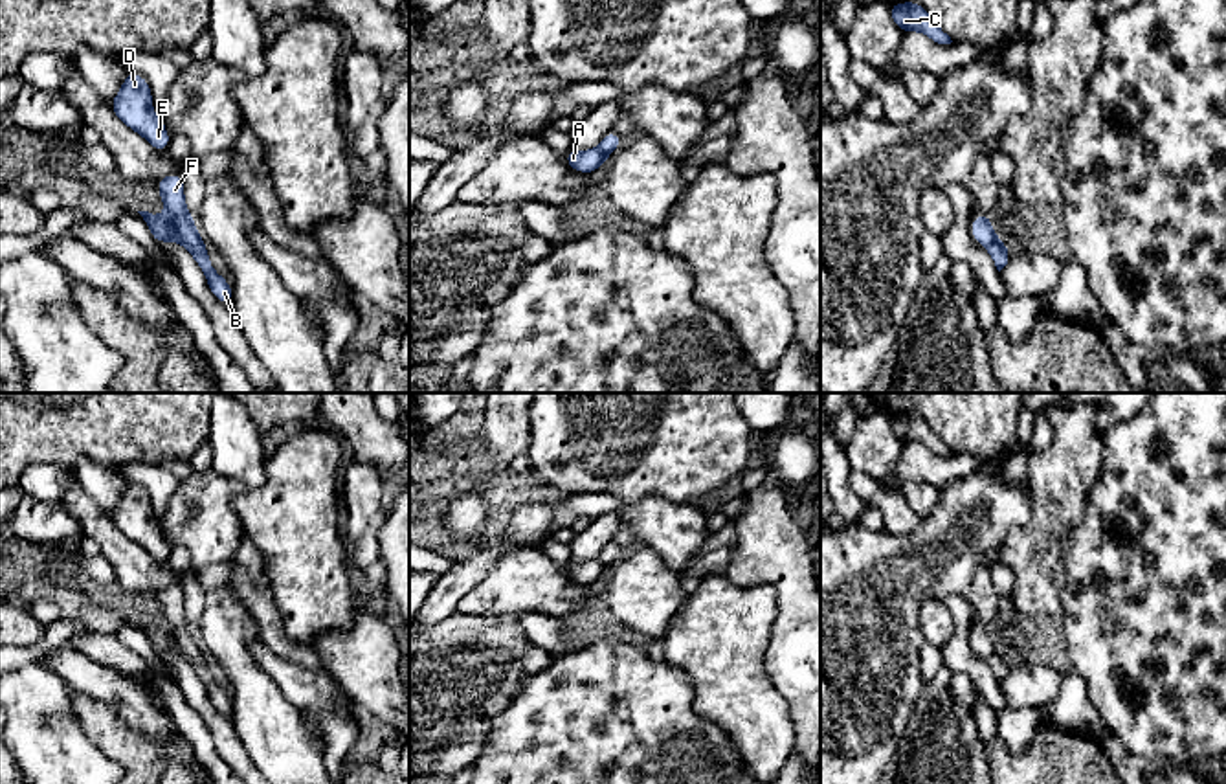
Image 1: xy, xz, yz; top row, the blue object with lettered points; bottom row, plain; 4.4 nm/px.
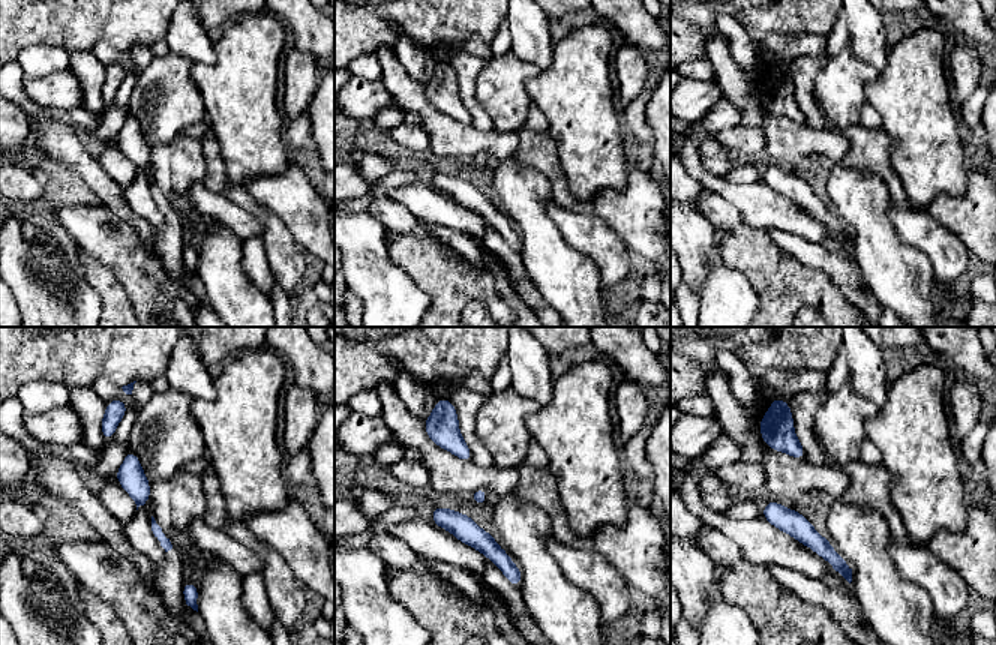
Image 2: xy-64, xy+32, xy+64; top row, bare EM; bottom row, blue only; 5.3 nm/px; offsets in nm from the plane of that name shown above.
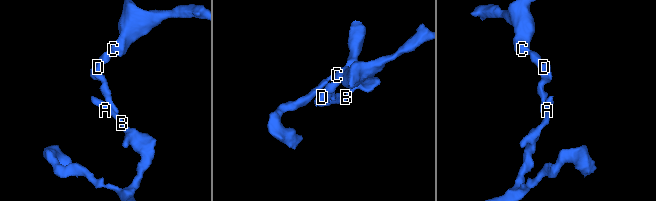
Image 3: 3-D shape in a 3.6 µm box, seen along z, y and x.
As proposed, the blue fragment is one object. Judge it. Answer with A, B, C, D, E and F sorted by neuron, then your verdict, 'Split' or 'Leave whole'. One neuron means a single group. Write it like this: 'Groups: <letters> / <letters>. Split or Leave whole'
Groups: A B / C D E F. Split

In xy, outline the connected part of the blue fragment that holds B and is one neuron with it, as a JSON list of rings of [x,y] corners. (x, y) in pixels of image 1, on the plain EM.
[[[138,622],[143,632],[147,633],[154,652],[163,657],[167,650],[174,650],[180,657],[187,659],[195,670],[195,674],[202,679],[206,692],[209,696],[209,701],[213,707],[224,714],[226,718],[233,716],[233,705],[231,696],[215,683],[207,665],[195,663],[180,646],[180,643],[174,639],[173,632],[169,628],[158,628],[149,622]]]

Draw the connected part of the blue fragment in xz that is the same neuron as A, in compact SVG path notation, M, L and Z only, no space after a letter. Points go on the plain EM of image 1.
M571 560L565 564L565 575L571 580L585 586L604 578L606 571L607 571L607 566L602 564L600 560L591 560L591 562Z

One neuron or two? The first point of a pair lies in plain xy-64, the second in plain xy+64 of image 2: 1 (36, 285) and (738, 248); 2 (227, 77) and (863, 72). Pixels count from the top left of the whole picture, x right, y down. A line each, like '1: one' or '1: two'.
1: two
2: two

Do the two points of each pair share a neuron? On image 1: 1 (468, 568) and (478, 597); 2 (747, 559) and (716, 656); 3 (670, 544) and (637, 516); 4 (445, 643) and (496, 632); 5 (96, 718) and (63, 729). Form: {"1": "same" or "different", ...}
{"1": "different", "2": "different", "3": "same", "4": "same", "5": "different"}

